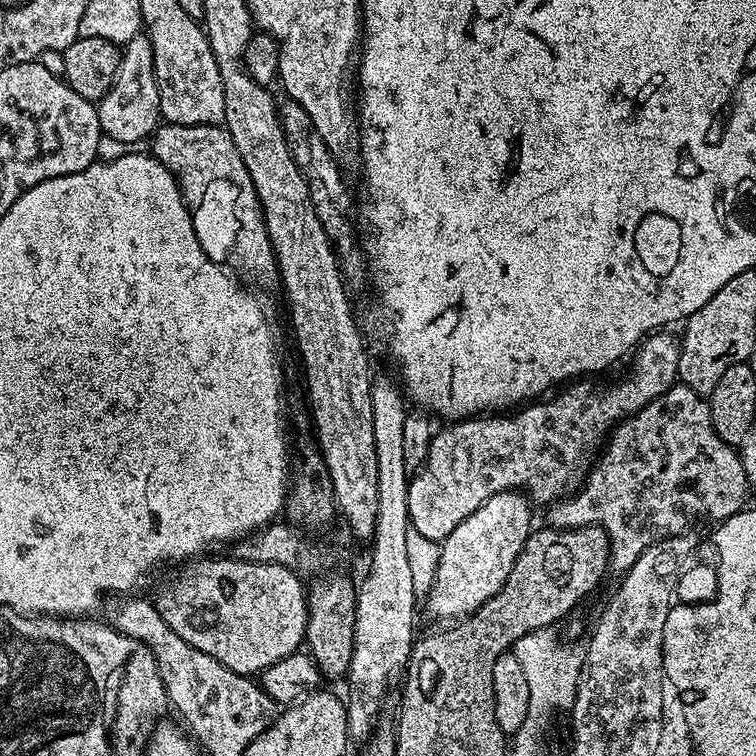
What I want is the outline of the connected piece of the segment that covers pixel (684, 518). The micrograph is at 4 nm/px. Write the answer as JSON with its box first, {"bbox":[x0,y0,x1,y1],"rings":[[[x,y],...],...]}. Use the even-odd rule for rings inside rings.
{"bbox":[547,382,746,574],"rings":[[[677,382],[672,385],[670,390],[666,390],[666,394],[654,398],[654,402],[650,402],[645,408],[638,410],[632,416],[627,416],[625,420],[620,421],[612,429],[606,443],[603,445],[602,451],[599,453],[598,459],[593,463],[590,471],[587,473],[586,479],[579,485],[578,490],[555,501],[547,509],[547,512],[549,511],[547,523],[553,528],[587,528],[589,526],[603,528],[610,541],[611,571],[613,573],[616,571],[616,574],[623,574],[644,553],[645,548],[648,547],[653,538],[659,537],[661,534],[683,533],[687,529],[684,527],[703,510],[708,496],[712,496],[715,492],[720,491],[729,492],[730,495],[736,496],[743,488],[746,488],[744,467],[740,462],[737,449],[733,445],[722,442],[722,438],[718,438],[718,434],[714,430],[714,422],[712,421],[707,399],[699,396],[694,390],[690,390],[690,386]]]}

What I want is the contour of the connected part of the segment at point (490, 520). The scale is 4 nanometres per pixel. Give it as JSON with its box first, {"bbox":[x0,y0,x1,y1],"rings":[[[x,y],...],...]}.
{"bbox":[426,492,533,622],"rings":[[[499,492],[486,498],[486,502],[482,502],[482,506],[478,506],[478,510],[470,514],[470,518],[458,522],[458,526],[450,530],[448,537],[439,545],[437,570],[426,595],[428,612],[434,619],[444,620],[440,622],[459,622],[465,616],[477,612],[486,601],[494,598],[494,594],[498,594],[498,590],[502,590],[506,578],[510,578],[510,570],[514,570],[518,554],[533,531],[532,511],[533,505],[523,492]]]}

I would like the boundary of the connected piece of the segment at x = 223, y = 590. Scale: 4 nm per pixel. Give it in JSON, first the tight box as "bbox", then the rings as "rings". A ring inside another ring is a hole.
{"bbox":[154,558,308,678],"rings":[[[200,558],[195,562],[185,563],[181,567],[185,568],[172,580],[172,592],[160,592],[154,597],[158,614],[162,614],[162,622],[166,622],[166,626],[170,626],[170,630],[174,630],[174,634],[178,634],[178,638],[182,638],[182,642],[194,646],[194,650],[202,650],[202,654],[208,654],[210,658],[214,658],[222,666],[234,670],[239,676],[249,678],[264,672],[278,661],[285,660],[287,656],[291,656],[293,652],[297,651],[304,644],[304,631],[306,630],[306,622],[308,621],[308,597],[305,585],[300,585],[300,580],[295,576],[294,573],[296,572],[291,567],[284,567],[278,564],[255,564],[254,562],[242,561],[235,558],[228,558],[228,560],[204,559],[208,558]]]}

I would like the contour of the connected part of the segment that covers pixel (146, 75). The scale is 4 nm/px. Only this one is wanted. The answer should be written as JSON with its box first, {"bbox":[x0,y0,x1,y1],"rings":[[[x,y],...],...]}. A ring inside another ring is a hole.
{"bbox":[97,35,160,146],"rings":[[[147,35],[135,36],[125,45],[118,75],[110,91],[97,103],[101,133],[129,146],[151,137],[160,123],[160,99],[153,70],[152,41]]]}

